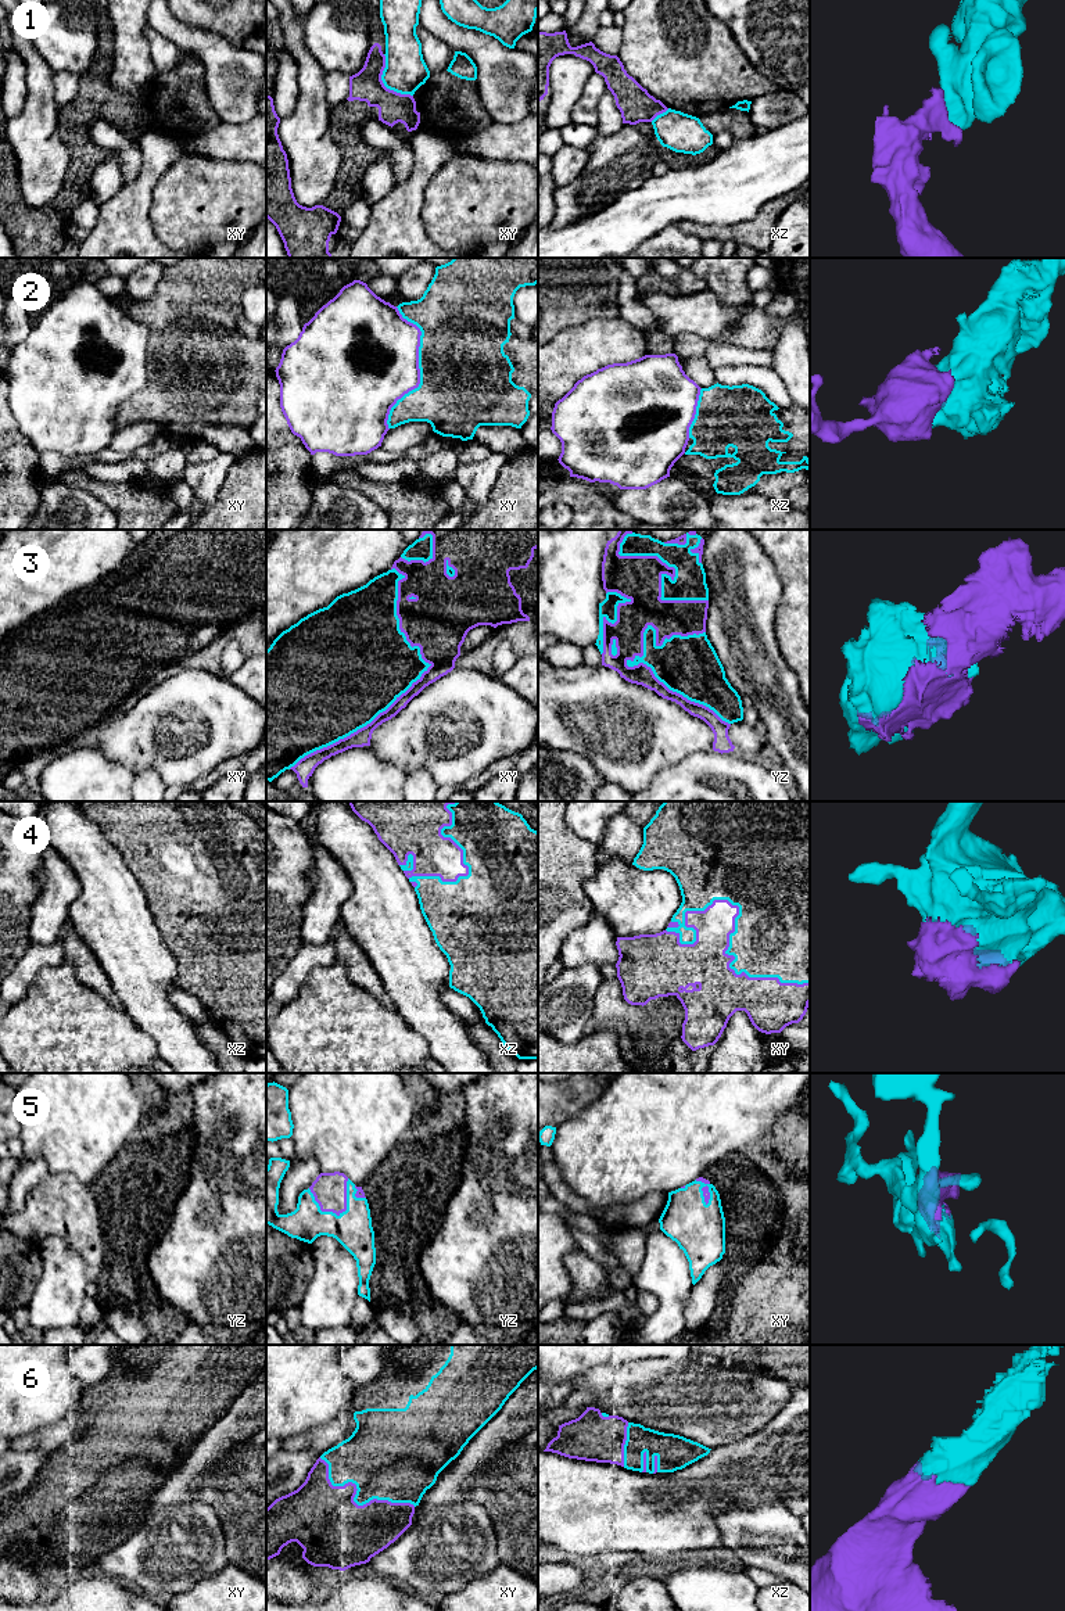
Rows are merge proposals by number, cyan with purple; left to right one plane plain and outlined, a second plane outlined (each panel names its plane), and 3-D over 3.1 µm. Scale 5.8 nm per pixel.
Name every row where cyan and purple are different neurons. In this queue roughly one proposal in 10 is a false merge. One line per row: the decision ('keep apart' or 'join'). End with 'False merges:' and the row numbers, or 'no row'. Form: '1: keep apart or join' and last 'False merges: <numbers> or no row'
1: keep apart
2: keep apart
3: join
4: join
5: join
6: join
False merges: 1, 2

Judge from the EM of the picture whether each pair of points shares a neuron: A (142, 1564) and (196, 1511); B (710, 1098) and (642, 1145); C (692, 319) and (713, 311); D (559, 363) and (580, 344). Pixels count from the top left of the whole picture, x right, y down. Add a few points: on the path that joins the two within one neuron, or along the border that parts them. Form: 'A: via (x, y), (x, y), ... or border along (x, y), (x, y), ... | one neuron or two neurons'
A: via (156, 1552), (182, 1525) | one neuron
B: via (694, 1098), (689, 1098), (659, 1129) | one neuron
C: via (698, 314), (707, 314) | one neuron
D: via (565, 359), (574, 350) | one neuron

